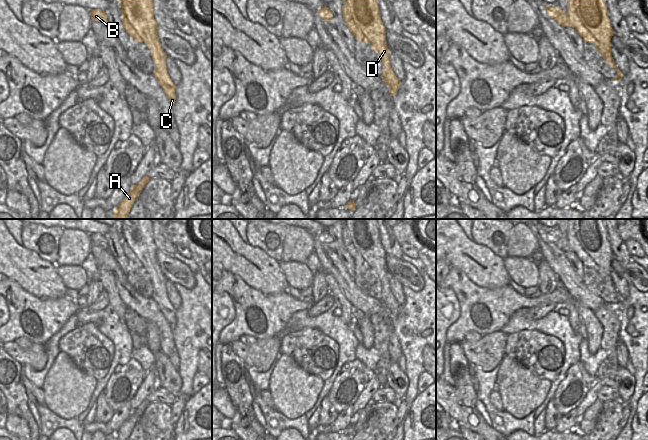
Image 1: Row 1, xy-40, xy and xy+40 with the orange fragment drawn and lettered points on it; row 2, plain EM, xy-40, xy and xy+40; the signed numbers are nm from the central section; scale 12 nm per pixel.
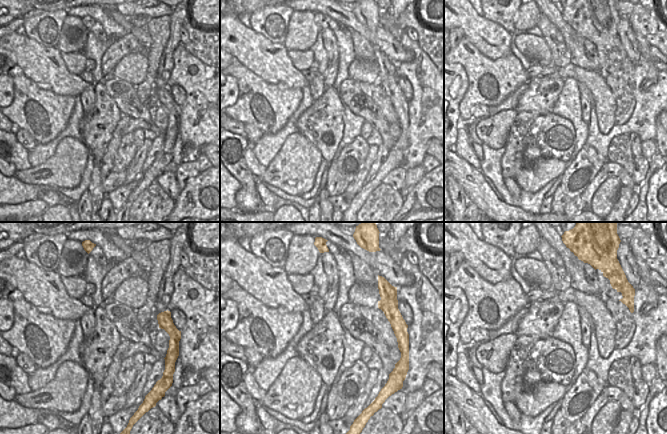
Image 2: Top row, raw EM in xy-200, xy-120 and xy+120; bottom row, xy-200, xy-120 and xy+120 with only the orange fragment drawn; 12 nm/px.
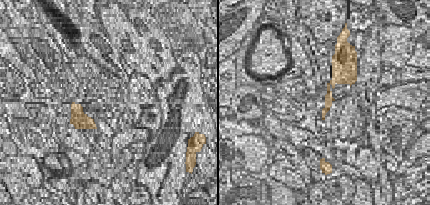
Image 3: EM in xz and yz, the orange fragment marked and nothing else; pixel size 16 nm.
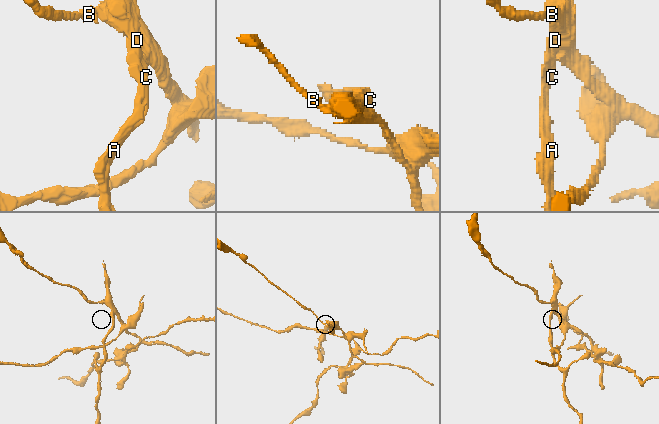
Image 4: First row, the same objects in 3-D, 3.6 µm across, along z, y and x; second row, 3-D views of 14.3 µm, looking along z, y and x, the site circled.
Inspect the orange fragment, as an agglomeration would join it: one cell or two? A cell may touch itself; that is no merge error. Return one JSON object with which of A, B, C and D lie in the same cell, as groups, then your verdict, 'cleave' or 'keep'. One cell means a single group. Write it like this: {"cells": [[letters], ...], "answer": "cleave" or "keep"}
{"cells": [["A", "C", "D"], ["B"]], "answer": "cleave"}

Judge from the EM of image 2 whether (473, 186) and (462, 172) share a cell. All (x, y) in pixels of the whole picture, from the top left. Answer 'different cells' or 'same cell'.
same cell

